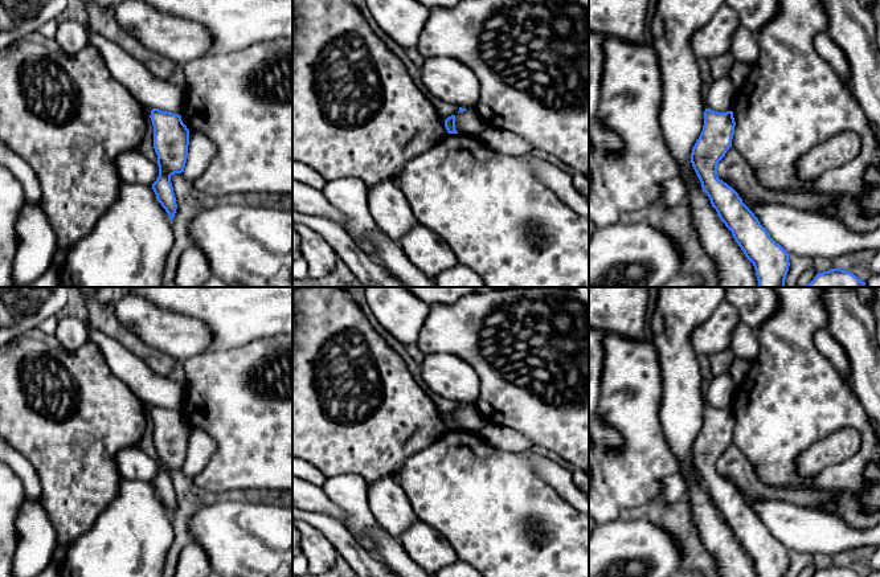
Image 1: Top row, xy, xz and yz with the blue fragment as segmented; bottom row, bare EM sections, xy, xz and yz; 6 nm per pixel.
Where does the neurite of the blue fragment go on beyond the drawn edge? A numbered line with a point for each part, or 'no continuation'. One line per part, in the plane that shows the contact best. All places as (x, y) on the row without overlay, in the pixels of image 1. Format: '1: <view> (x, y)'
no continuation

